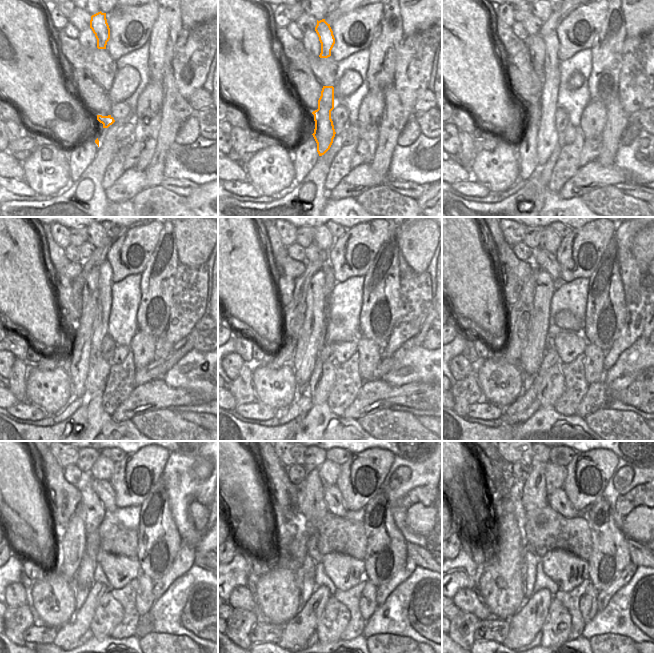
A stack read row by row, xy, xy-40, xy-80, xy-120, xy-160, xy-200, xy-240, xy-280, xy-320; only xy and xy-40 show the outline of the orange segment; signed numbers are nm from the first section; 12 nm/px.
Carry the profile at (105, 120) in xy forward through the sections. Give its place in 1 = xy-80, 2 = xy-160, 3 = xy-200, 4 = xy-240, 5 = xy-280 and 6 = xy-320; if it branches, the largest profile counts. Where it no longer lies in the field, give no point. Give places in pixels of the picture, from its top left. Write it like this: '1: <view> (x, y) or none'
1: xy-80 (548, 138)
2: xy-160 (322, 379)
3: xy-200 (550, 386)
4: xy-240 (109, 613)
5: xy-280 (335, 617)
6: xy-320 (556, 628)

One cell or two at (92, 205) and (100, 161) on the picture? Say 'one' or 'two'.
one

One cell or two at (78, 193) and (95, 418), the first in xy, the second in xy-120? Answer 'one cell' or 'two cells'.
two cells

